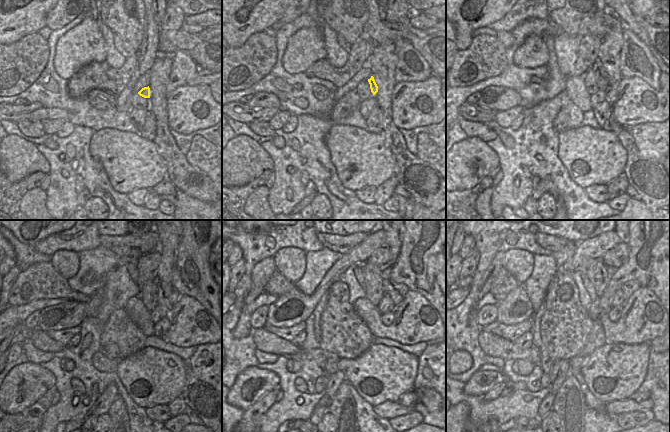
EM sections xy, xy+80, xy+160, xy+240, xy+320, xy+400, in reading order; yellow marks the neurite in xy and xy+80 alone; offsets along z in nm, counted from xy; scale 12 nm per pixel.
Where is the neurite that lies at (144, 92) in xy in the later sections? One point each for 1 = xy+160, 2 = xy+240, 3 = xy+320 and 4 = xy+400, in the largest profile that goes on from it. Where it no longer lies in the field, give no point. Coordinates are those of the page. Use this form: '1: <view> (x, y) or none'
1: xy+160 (602, 82)
2: xy+240 (162, 300)
3: xy+320 (397, 291)
4: xy+400 (629, 287)

